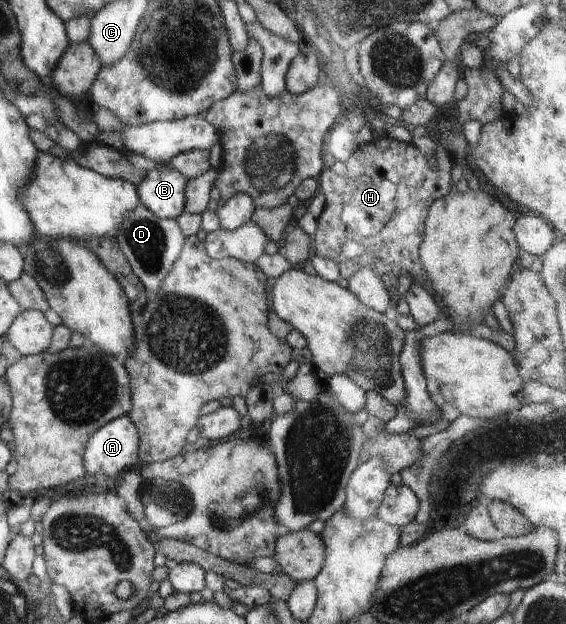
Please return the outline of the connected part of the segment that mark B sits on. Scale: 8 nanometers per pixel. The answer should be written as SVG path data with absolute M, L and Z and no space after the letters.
M158 165L145 173L137 187L140 202L160 218L176 218L183 212L187 177L171 165Z

